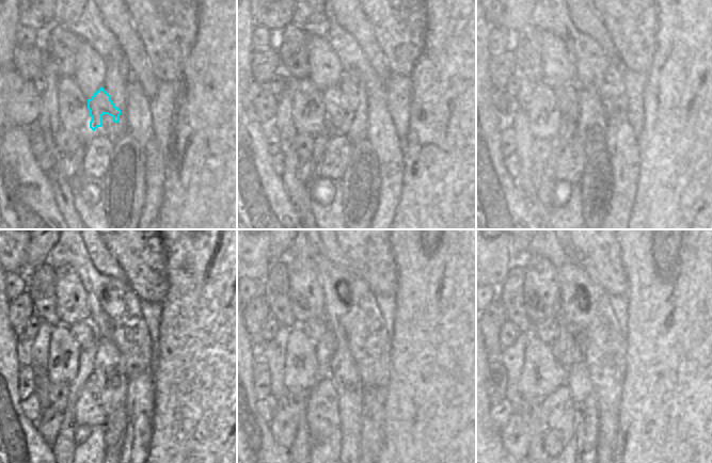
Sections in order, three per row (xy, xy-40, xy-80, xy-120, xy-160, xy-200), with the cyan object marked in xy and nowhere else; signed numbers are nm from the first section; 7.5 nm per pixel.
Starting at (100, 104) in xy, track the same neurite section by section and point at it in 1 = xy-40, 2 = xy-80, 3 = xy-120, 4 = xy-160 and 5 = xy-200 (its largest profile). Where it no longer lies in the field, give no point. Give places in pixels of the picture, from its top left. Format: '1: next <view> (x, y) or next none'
1: next xy-40 (333, 98)
2: next xy-80 (568, 97)
3: next xy-120 (83, 332)
4: next xy-160 (315, 328)
5: next xy-200 (548, 330)

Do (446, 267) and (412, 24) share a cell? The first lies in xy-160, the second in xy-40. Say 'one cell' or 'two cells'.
two cells

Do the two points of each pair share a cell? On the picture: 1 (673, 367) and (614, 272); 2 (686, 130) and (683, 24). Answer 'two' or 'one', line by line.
1: two
2: one

